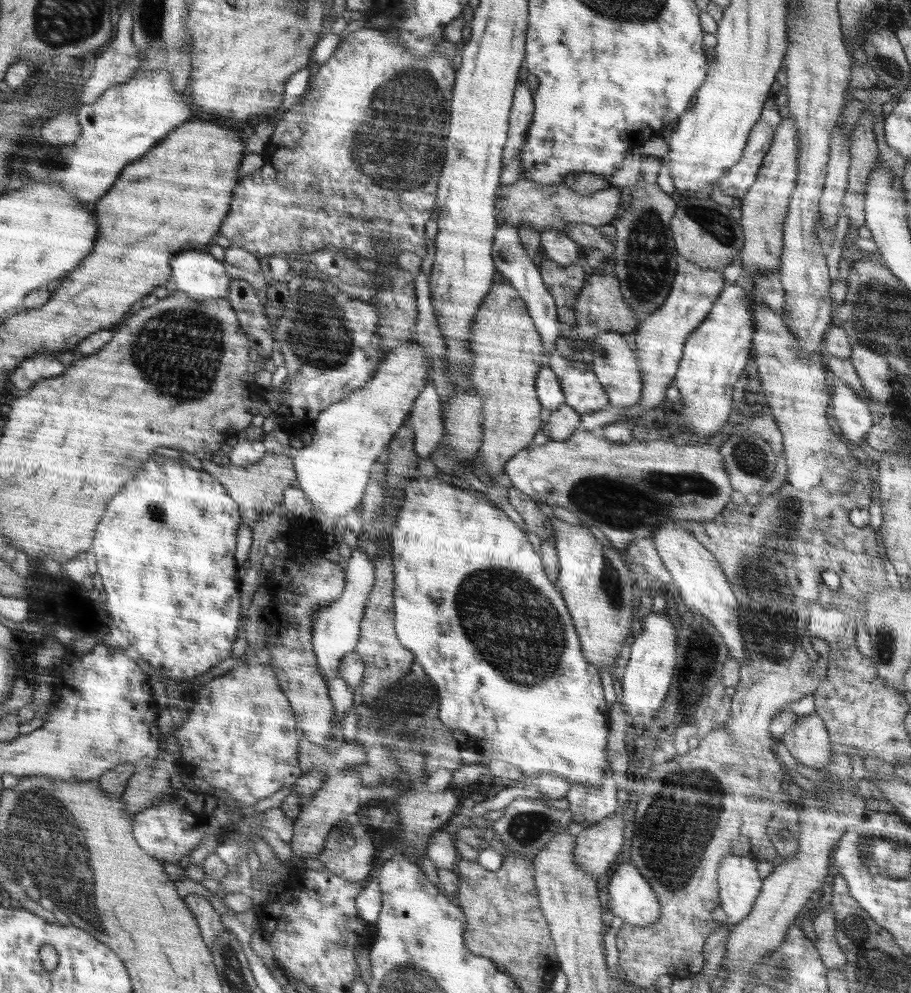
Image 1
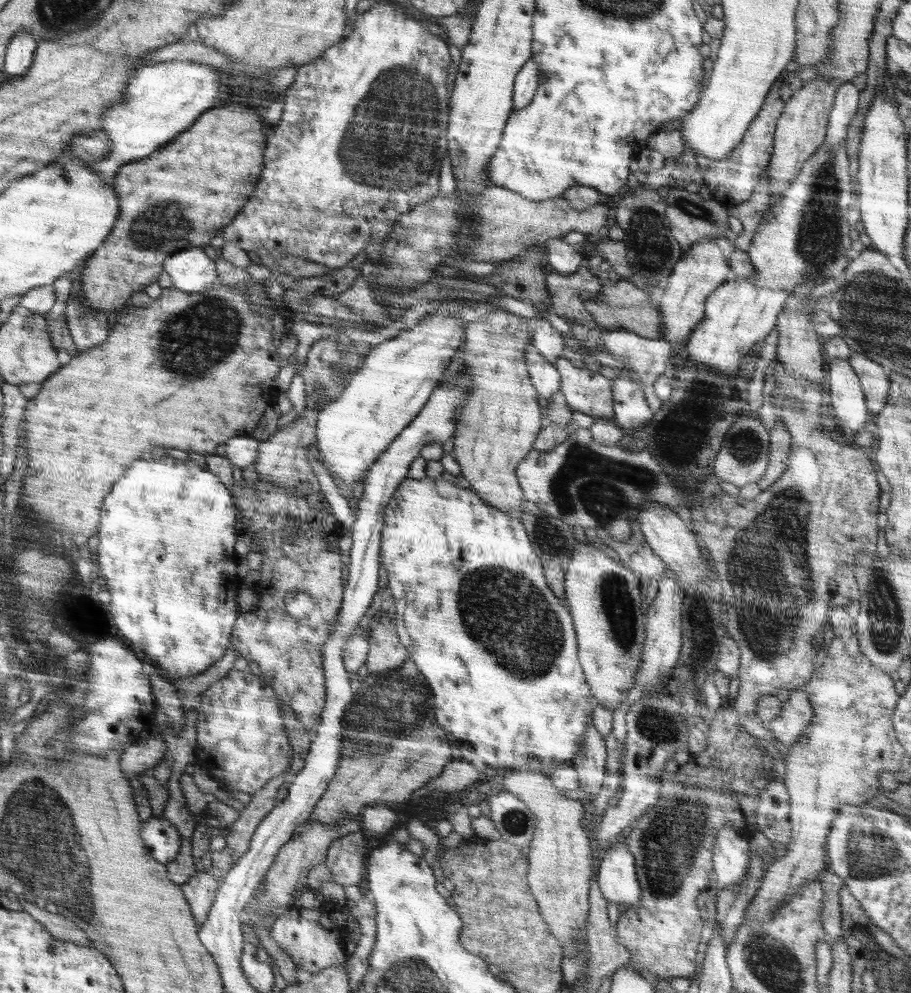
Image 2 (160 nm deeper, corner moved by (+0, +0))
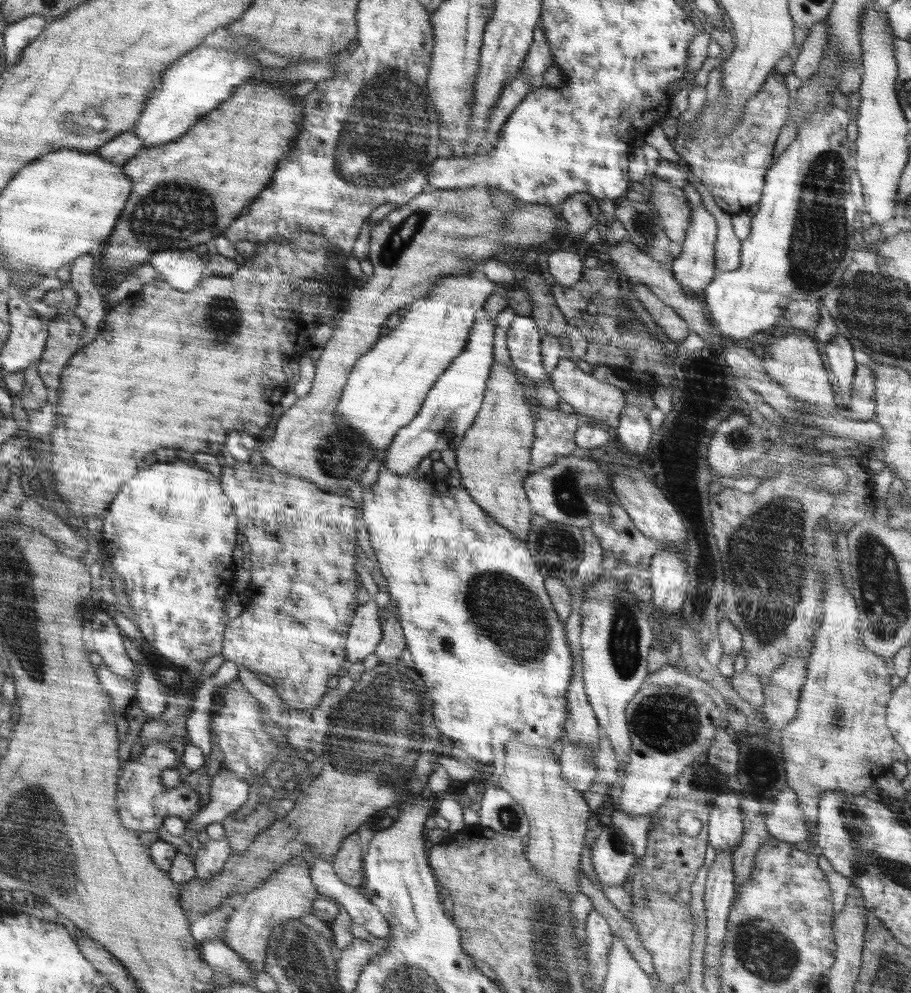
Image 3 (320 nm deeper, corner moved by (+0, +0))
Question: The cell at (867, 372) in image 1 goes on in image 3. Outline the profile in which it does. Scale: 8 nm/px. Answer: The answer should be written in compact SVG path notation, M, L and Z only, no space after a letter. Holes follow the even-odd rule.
M858 364L855 367L852 398L850 398L847 408L852 410L852 412L856 412L858 420L874 420L876 396L874 380L876 380L876 376L865 365Z

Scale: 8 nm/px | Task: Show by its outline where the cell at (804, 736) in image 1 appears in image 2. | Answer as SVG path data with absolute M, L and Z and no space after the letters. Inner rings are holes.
M798 687L789 693L788 700L782 703L780 712L767 726L774 737L788 749L804 734L812 722L813 710L805 688Z

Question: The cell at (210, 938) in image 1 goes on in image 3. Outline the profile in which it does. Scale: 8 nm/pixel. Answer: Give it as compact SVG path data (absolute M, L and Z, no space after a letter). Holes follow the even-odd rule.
M225 836L220 840L210 839L202 843L196 854L194 878L209 881L212 876L220 874L230 858L230 853L231 848Z

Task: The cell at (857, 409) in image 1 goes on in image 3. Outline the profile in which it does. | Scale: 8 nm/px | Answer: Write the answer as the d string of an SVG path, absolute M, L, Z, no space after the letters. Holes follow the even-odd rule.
M840 332L836 333L834 338L825 344L824 349L830 370L836 376L835 381L838 382L840 398L844 407L848 407L849 400L852 398L852 382L856 370L853 351L850 341Z

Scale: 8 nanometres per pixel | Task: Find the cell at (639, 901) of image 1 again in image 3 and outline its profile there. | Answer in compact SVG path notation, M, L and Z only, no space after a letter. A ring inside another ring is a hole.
M605 820L591 850L592 865L599 881L608 886L622 886L636 863L631 840Z

